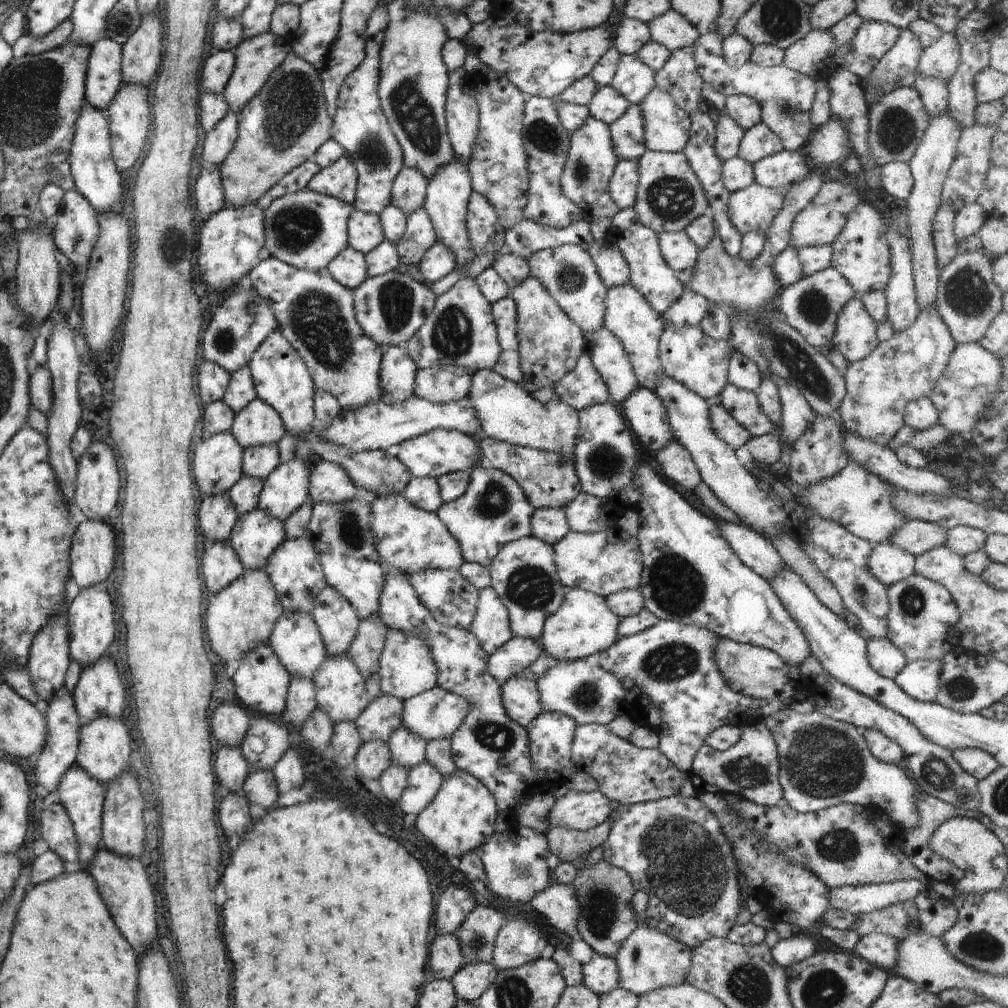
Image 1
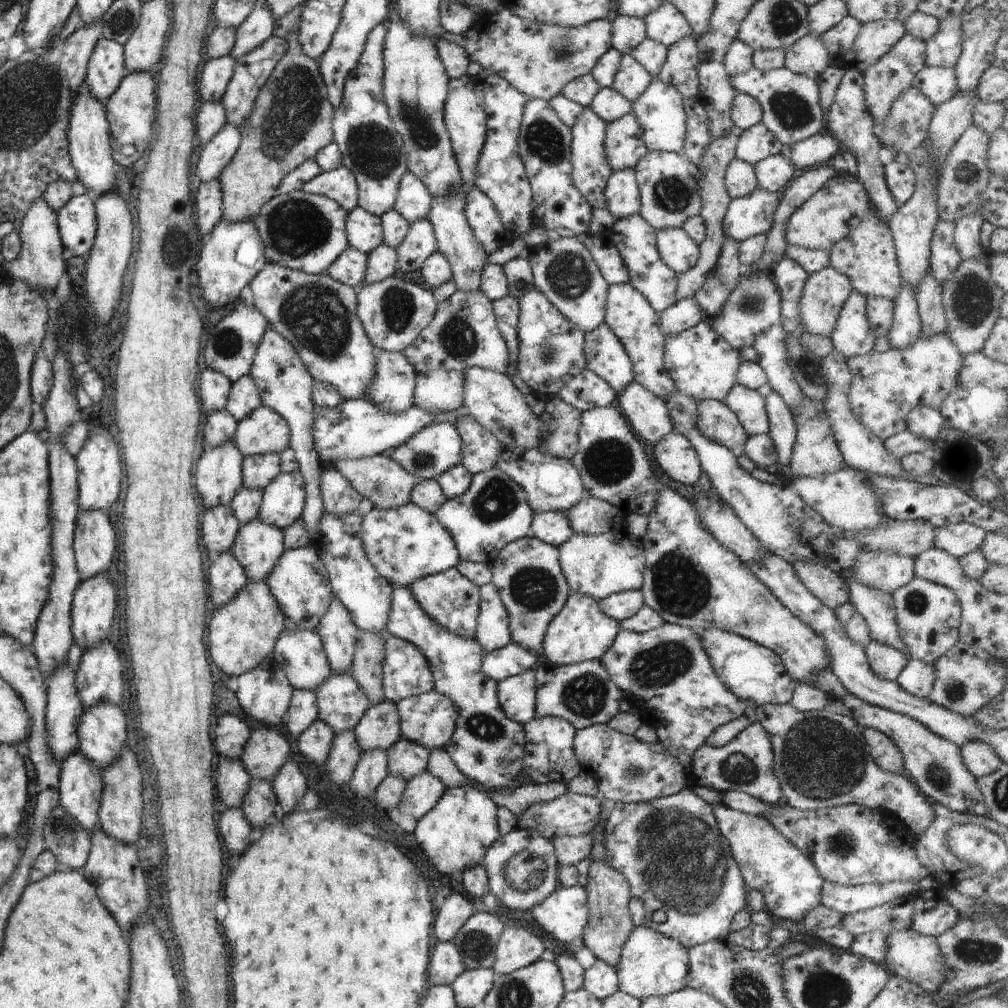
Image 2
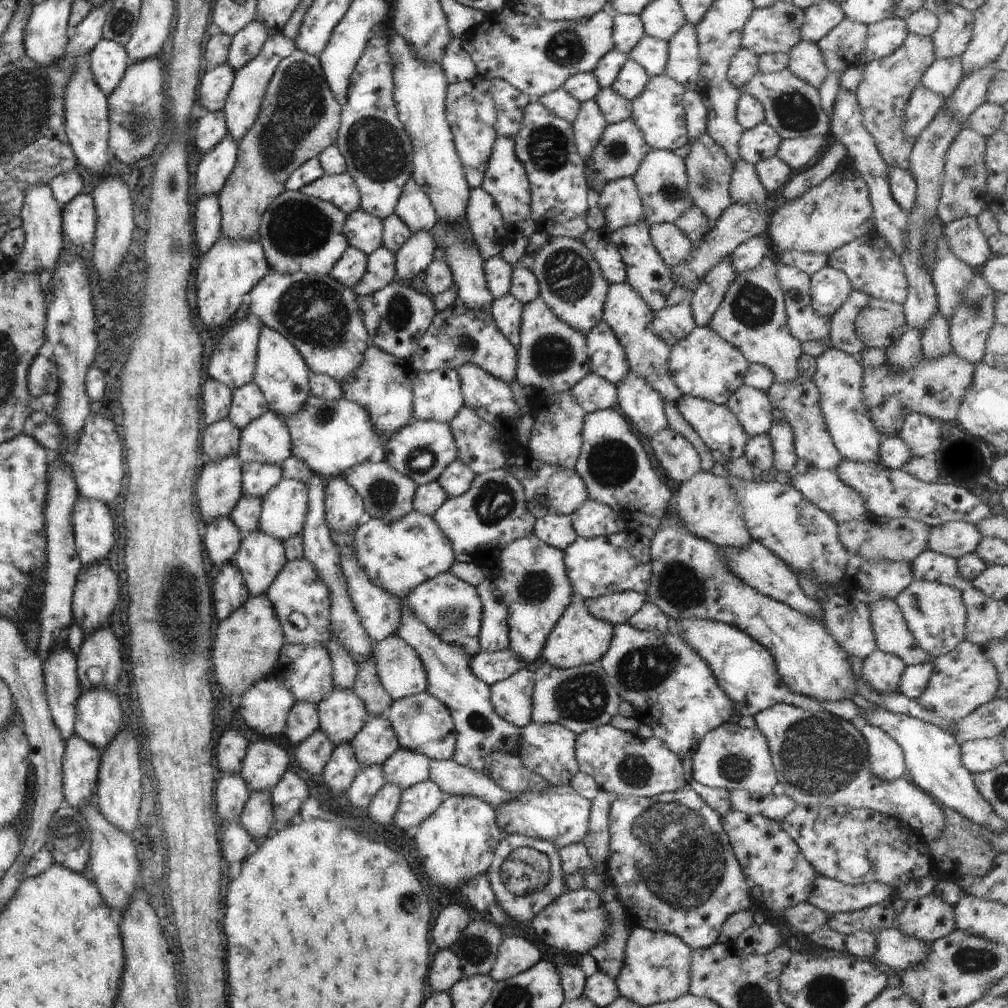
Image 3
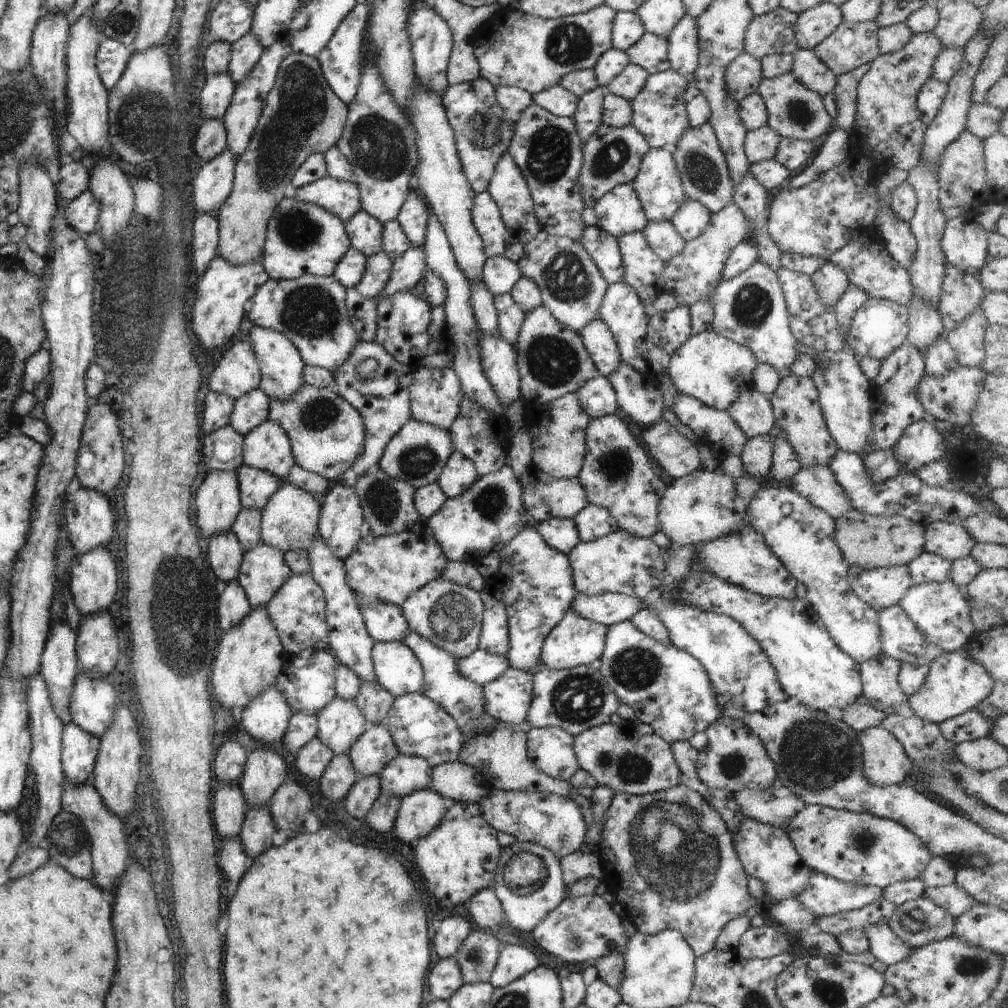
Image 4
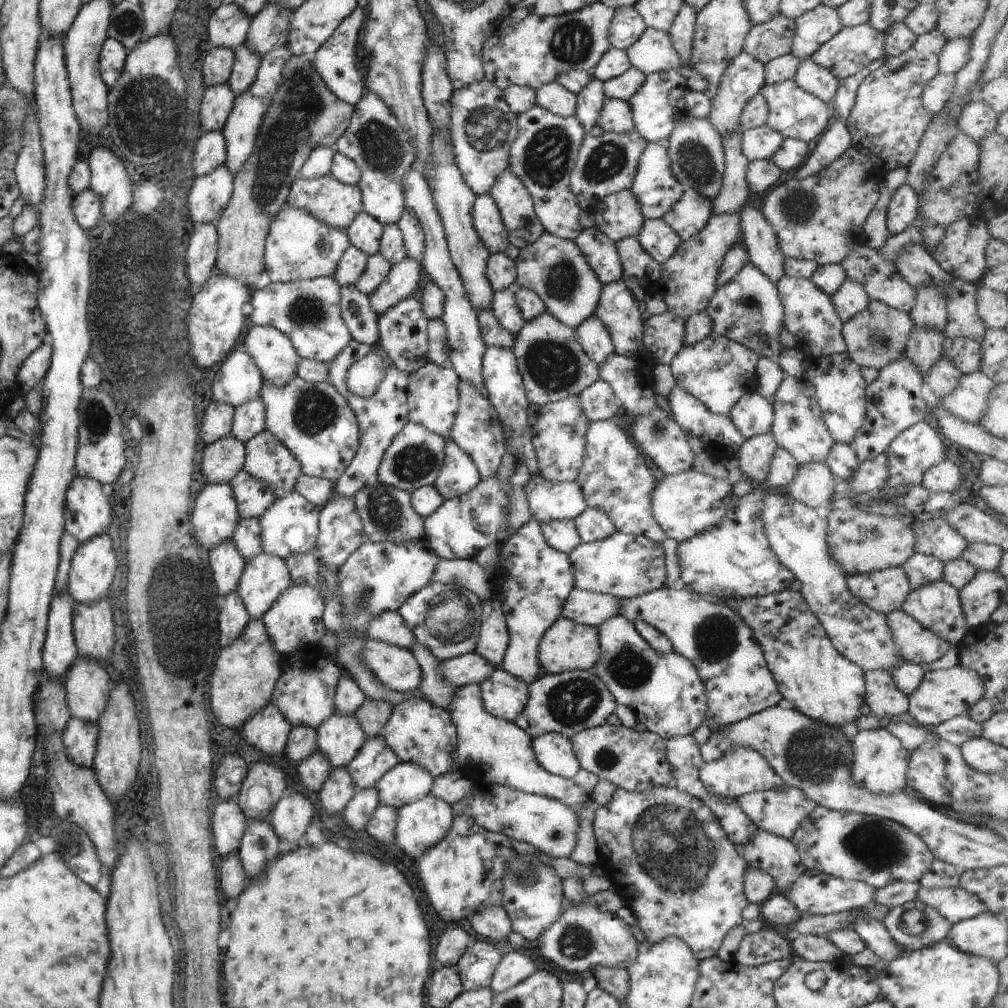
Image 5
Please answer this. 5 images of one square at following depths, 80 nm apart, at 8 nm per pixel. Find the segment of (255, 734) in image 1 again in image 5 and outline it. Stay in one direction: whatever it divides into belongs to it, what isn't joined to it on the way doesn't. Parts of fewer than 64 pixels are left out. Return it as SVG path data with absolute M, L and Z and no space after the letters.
M258 761L247 769L245 778L239 785L239 792L235 796L235 801L243 814L247 814L247 800L243 800L243 794L245 794L253 784L263 786L265 790L269 790L271 806L274 806L278 800L283 799L283 792L287 790L287 784L285 784L284 774L281 770L269 764L268 761Z

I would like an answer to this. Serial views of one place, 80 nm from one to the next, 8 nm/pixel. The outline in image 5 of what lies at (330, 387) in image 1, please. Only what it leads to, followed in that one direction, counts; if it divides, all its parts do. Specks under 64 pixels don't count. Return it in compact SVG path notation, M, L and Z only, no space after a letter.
M317 277L288 283L270 282L252 292L249 298L252 312L248 317L255 325L272 326L280 330L289 339L300 359L326 365L352 339L342 321L339 301L340 284L334 277Z

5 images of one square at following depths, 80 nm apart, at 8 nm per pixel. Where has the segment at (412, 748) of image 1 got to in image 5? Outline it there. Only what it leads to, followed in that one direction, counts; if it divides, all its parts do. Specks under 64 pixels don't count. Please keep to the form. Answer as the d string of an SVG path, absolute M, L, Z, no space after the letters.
M400 762L376 782L378 804L395 810L430 794L432 776L422 767Z

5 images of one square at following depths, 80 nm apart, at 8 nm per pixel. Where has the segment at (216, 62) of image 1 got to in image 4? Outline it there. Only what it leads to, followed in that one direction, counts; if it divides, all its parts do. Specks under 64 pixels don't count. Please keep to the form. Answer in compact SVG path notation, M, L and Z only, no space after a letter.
M227 73L204 77L198 83L201 85L199 92L201 117L204 121L221 120L230 103L235 84Z

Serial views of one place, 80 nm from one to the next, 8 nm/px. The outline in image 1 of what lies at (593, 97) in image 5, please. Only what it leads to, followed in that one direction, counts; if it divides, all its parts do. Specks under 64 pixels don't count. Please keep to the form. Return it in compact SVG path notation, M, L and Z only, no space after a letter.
M589 116L575 132L570 133L568 152L562 172L559 174L559 190L563 198L577 204L581 214L587 218L612 218L618 209L617 204L611 200L607 188L617 162L608 126Z

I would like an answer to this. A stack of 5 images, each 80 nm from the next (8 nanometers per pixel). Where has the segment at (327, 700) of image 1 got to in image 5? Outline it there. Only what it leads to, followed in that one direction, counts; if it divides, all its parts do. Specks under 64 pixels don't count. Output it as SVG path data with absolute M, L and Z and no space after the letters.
M337 712L327 717L315 732L316 749L326 758L331 769L345 768L366 740L354 715Z

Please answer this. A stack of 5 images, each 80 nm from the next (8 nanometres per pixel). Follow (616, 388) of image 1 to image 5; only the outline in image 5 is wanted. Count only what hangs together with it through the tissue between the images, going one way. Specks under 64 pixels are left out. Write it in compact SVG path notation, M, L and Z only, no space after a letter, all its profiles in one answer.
M594 314L583 320L574 331L583 352L597 366L615 353L606 328Z

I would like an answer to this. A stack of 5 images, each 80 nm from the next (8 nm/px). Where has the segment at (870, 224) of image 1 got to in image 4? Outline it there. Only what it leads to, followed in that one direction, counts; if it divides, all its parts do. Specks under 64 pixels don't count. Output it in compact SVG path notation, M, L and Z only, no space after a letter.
M867 232L858 236L857 240L836 250L827 262L843 271L849 283L860 288L868 297L883 299L904 307L912 297L912 284L909 273L901 268L891 255L877 240L869 238Z

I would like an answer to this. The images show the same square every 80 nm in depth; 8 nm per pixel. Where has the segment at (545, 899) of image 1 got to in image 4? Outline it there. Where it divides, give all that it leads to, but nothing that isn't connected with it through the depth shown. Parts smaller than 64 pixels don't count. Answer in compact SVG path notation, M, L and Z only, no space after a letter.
M599 895L567 896L540 921L529 936L545 954L567 964L583 964L607 955L623 954L628 943L621 918L611 911L611 906Z

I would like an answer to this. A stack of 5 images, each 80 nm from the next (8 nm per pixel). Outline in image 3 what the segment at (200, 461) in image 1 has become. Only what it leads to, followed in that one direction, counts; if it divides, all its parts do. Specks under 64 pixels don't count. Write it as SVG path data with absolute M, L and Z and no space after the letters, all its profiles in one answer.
M237 456L209 461L196 477L195 504L201 522L228 517L241 496L241 462Z

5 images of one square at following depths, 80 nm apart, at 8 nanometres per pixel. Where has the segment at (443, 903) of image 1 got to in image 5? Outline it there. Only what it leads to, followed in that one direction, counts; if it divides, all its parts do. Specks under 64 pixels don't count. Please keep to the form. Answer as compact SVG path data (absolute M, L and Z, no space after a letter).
M454 924L440 934L435 945L435 960L443 967L453 966L461 955L476 941L464 925Z

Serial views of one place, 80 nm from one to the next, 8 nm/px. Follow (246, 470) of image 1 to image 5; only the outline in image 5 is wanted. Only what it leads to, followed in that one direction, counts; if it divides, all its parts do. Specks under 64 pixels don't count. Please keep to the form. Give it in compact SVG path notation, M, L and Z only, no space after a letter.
M243 470L235 473L228 485L236 502L239 519L258 520L273 504L274 498L270 489Z

